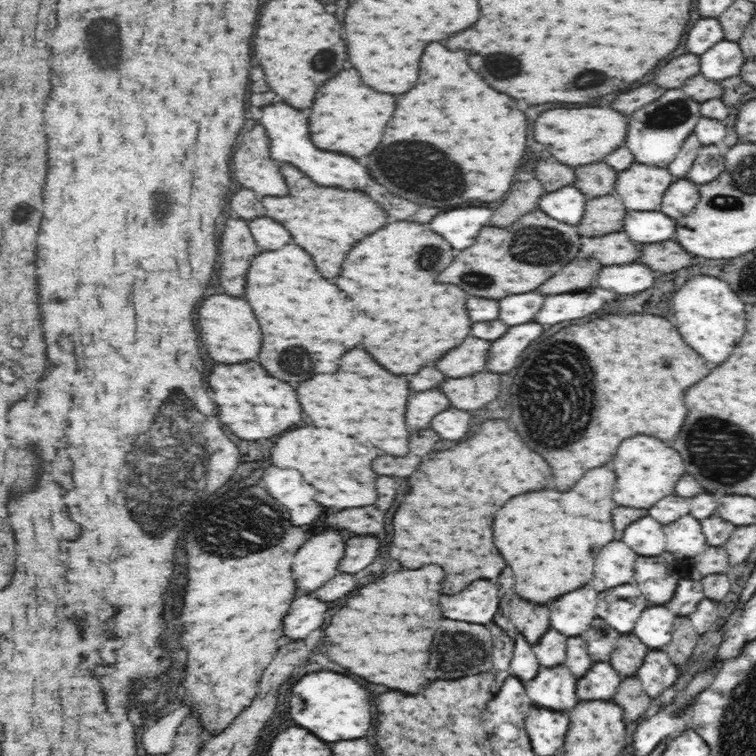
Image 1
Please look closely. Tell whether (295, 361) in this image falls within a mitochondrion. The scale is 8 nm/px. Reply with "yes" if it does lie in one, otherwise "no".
yes

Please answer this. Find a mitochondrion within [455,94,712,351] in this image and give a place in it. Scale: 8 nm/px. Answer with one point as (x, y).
(548, 247)

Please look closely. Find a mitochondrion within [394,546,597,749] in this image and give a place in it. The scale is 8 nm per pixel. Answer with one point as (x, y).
(457, 651)

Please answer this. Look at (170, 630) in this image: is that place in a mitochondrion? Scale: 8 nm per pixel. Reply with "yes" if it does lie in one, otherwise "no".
no

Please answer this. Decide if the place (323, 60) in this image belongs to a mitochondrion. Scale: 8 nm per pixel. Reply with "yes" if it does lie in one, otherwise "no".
yes

